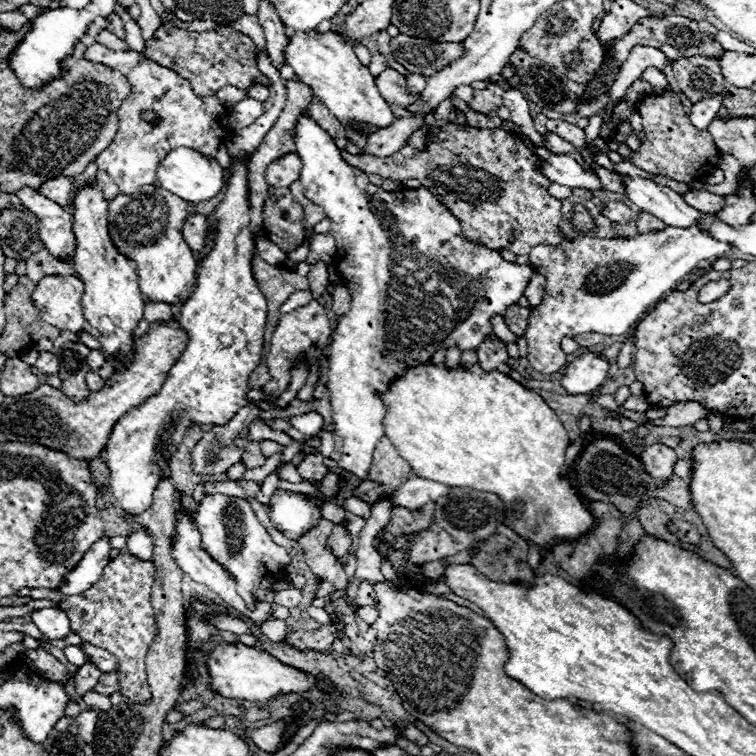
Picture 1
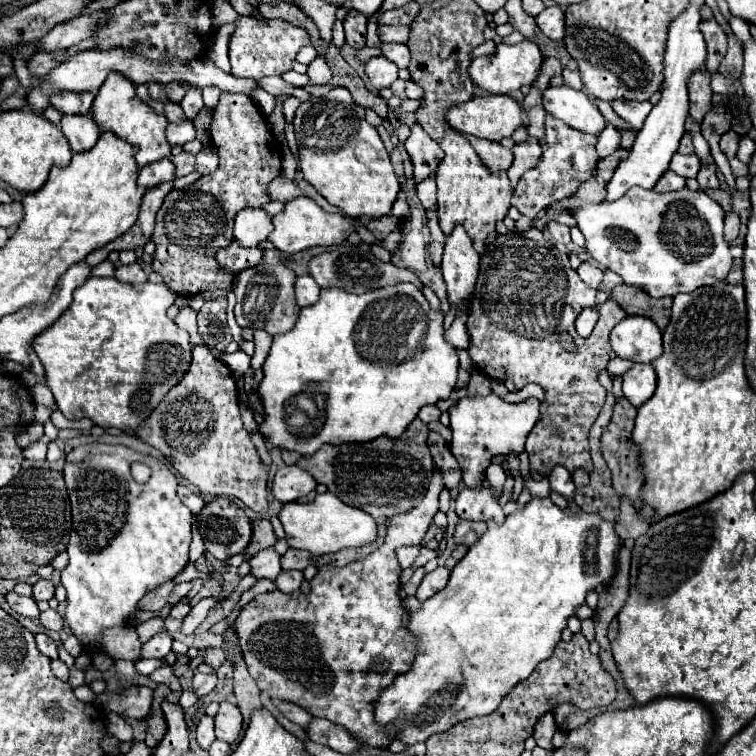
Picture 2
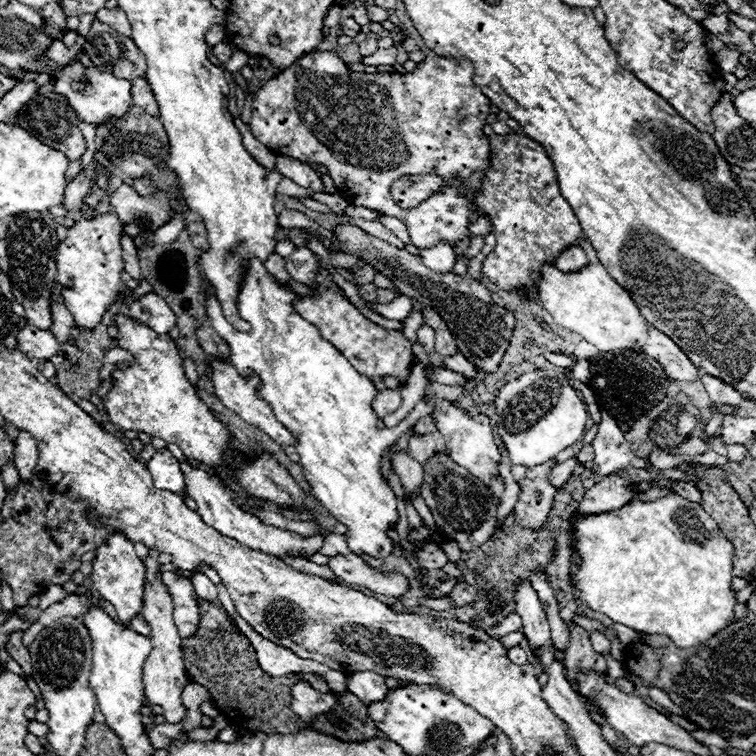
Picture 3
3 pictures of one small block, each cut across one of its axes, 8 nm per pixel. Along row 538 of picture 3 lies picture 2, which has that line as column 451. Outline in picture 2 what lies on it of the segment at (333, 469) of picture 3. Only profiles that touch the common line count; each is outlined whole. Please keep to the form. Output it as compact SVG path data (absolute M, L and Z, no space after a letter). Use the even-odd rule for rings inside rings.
M402 284L356 296L336 286L324 288L320 300L314 306L302 308L300 318L290 332L274 336L272 348L262 366L264 380L258 386L258 396L266 414L264 422L260 424L260 434L274 448L312 456L320 450L322 444L336 446L344 442L370 442L380 436L398 438L406 430L406 426L418 416L418 410L422 406L450 398L450 392L456 388L458 380L458 356L456 350L444 340L444 316L434 310L384 310L384 302L380 302L380 298L392 298L392 294L416 294L416 290L412 290L412 284ZM310 382L328 382L330 386L326 398L324 426L312 438L308 438L308 416L304 410L298 408L296 398L292 398Z

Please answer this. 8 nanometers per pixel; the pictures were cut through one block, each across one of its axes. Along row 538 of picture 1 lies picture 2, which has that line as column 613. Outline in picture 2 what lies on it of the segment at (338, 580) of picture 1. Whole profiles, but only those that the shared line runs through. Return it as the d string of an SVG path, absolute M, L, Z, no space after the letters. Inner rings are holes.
M536 228L524 234L498 234L482 256L466 322L472 340L468 354L482 374L496 380L512 380L516 392L528 382L542 386L546 396L540 406L540 424L534 426L526 442L530 470L540 476L548 476L554 466L564 466L570 474L578 468L592 472L588 430L606 398L598 374L606 370L610 360L610 330L626 316L620 304L610 298L600 306L600 320L592 336L582 340L574 330L574 320L582 308L594 304L596 290L584 284L570 268L568 254L558 250ZM562 332L574 338L574 352L562 348L558 340Z

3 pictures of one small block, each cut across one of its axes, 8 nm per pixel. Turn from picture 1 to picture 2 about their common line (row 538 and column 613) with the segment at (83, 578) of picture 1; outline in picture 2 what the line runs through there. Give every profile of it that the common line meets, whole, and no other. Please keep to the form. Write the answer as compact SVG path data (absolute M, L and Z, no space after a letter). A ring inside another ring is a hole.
M614 100L612 108L618 116L622 116L634 128L634 132L638 132L640 126L644 124L644 118L652 110L652 104L650 102L634 102L634 100Z

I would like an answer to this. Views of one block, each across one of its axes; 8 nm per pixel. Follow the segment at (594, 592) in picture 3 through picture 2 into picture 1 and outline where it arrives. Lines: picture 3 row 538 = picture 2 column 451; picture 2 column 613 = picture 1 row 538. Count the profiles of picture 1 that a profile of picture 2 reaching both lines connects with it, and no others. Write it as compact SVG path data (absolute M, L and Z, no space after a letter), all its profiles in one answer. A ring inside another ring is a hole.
M426 364L406 370L406 374L400 376L382 396L382 402L386 406L384 434L402 458L410 462L416 476L446 484L450 488L462 486L498 494L506 506L504 524L534 548L546 550L546 546L552 546L554 542L576 538L592 528L594 516L590 514L588 504L576 490L572 478L560 476L566 460L566 448L572 442L568 432L554 410L536 392L520 386L510 376L498 370L484 372L478 364L452 372L446 370L444 364Z

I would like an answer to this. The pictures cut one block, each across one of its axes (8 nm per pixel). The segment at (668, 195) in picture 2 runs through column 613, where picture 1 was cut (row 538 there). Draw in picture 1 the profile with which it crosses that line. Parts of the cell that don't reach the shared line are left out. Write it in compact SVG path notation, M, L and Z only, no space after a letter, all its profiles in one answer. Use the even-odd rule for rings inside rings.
M206 494L194 512L194 522L200 530L204 550L238 580L238 594L246 600L246 606L254 606L254 596L274 602L270 586L282 576L282 566L290 564L290 556L284 548L272 542L266 528L258 522L250 502L236 496Z

